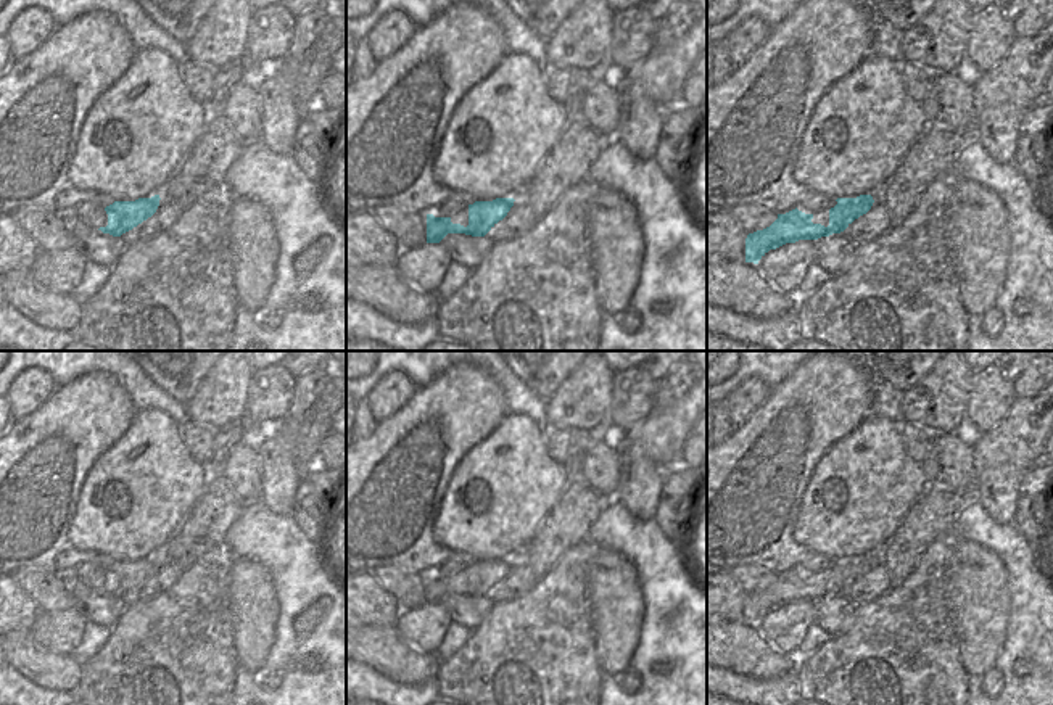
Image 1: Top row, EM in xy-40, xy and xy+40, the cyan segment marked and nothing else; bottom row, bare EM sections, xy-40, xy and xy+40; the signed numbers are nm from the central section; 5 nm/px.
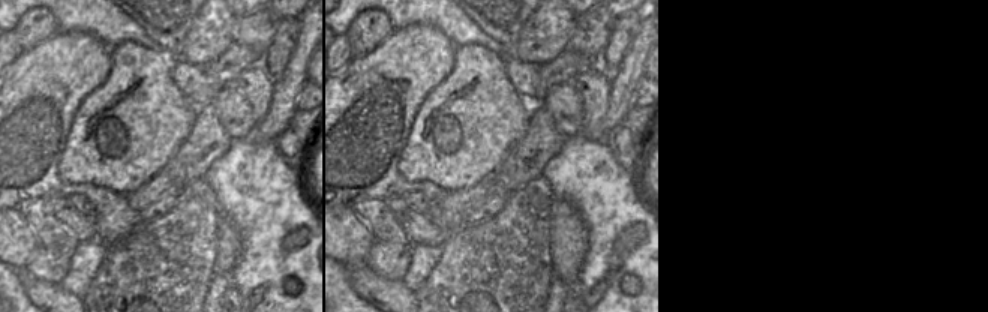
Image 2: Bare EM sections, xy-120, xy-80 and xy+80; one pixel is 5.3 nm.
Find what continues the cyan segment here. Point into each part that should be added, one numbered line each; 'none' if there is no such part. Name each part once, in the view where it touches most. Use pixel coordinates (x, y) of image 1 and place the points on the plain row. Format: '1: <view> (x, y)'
none

